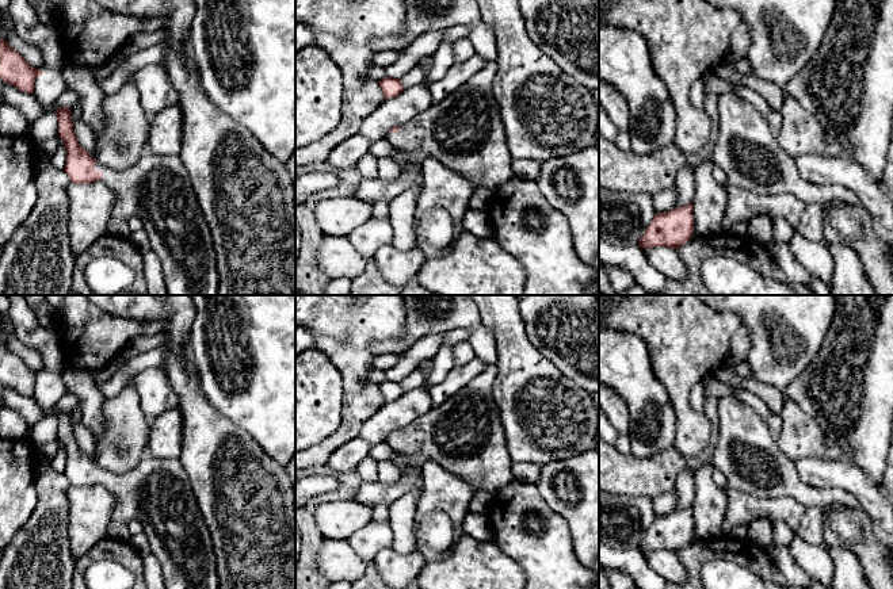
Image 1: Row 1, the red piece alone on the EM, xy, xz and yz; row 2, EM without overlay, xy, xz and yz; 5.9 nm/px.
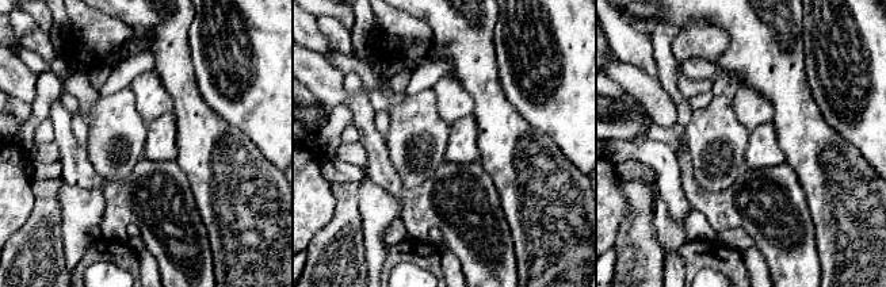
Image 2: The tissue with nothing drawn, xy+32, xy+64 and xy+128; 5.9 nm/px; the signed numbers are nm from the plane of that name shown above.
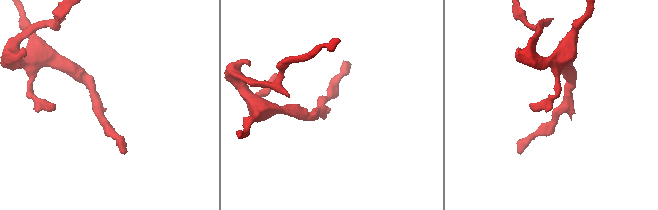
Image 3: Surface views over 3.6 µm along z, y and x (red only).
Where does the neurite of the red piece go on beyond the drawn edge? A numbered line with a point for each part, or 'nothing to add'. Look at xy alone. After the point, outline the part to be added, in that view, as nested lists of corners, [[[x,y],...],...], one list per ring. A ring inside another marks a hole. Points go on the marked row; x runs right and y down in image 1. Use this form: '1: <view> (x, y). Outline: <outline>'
1: xy (157, 190). Outline: [[[145,149],[127,171],[112,171],[98,161],[95,171],[104,173],[100,181],[117,195],[108,233],[127,237],[129,219],[138,218],[142,222],[150,249],[161,261],[167,295],[218,295],[213,237],[179,154],[156,156]]]

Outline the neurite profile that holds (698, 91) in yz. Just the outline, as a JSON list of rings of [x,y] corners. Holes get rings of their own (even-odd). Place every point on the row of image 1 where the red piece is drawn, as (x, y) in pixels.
[[[707,72],[702,77],[699,77],[691,87],[690,102],[698,110],[703,110],[703,102],[705,102],[705,97],[706,97],[706,93],[707,93],[706,81],[710,76],[711,76],[711,72]]]

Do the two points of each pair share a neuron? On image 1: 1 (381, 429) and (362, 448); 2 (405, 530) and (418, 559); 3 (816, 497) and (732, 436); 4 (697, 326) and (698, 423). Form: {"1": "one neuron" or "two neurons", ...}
{"1": "two neurons", "2": "two neurons", "3": "one neuron", "4": "one neuron"}

